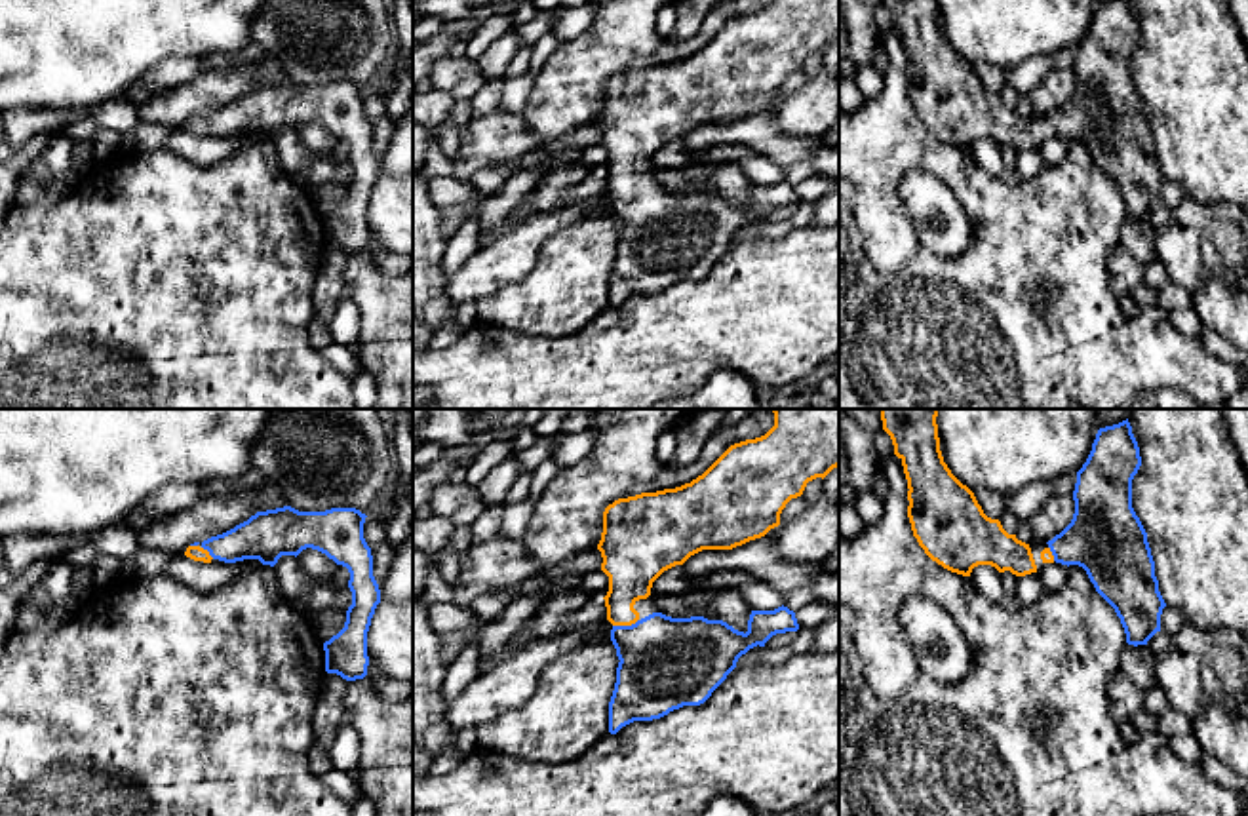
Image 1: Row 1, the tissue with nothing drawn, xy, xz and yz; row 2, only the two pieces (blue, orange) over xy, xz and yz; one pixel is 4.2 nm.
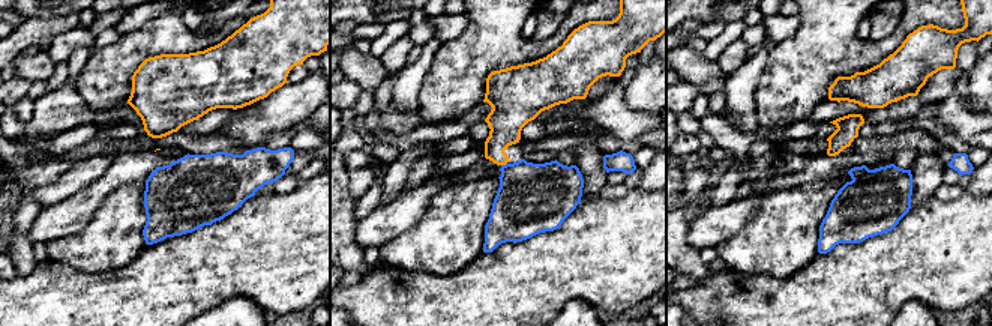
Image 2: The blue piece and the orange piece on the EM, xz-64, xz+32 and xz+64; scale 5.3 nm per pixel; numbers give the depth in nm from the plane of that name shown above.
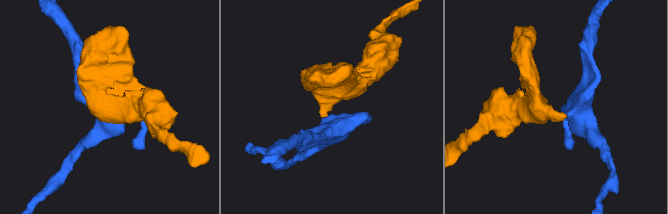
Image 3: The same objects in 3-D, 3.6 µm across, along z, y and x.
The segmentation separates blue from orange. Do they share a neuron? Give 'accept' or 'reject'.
accept

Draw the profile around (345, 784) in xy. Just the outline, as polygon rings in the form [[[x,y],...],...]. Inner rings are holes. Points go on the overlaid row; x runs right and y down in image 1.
[[[331,768],[322,776],[327,787],[350,806],[361,797],[358,778],[352,772]]]

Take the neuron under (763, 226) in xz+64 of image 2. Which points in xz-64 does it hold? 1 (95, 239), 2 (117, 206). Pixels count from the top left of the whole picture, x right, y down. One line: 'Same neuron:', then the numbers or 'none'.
Same neuron: 1, 2

